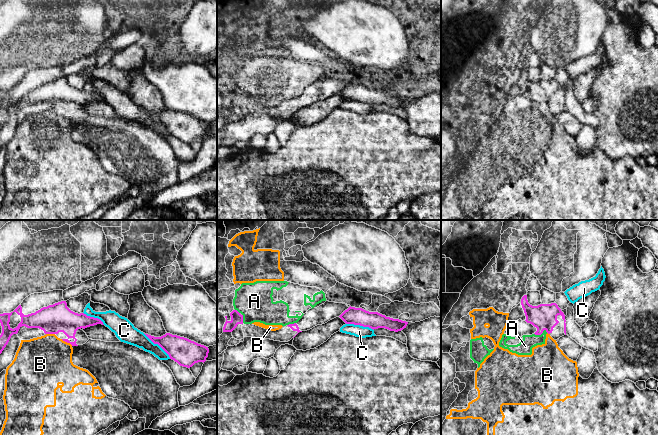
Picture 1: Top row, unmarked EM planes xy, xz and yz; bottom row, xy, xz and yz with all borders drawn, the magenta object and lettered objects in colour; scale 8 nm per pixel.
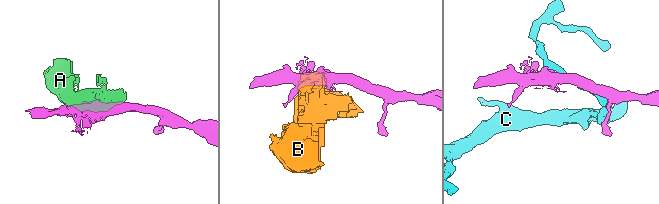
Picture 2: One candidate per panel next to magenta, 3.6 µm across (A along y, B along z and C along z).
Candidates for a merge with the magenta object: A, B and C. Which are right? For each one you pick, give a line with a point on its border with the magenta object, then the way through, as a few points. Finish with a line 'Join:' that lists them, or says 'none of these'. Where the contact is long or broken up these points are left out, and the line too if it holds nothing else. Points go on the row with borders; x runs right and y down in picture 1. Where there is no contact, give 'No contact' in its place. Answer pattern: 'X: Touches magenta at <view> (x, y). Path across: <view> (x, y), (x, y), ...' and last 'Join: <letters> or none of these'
Join: none of these

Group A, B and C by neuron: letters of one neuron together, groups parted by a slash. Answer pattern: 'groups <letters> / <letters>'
groups A B / C

